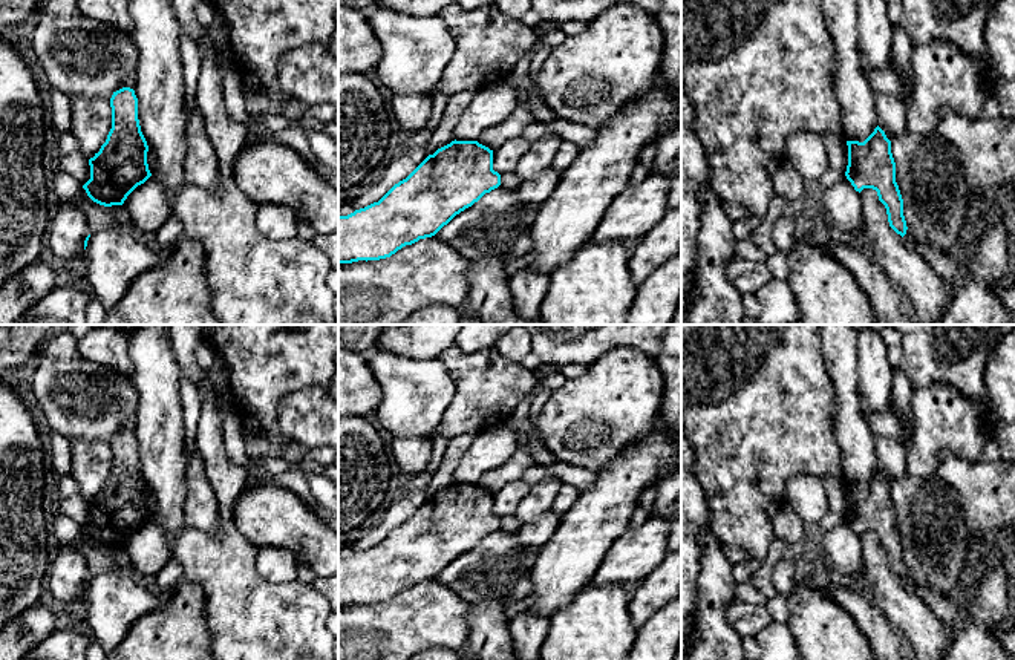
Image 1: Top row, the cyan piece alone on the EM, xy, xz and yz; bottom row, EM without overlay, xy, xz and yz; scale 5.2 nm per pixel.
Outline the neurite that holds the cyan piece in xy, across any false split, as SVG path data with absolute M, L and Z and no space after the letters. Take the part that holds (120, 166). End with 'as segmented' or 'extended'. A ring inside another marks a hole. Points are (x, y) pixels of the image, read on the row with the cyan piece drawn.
M122 87L113 92L110 107L112 129L100 152L89 159L90 179L83 185L87 196L104 207L122 205L152 176L135 90Z | as segmented

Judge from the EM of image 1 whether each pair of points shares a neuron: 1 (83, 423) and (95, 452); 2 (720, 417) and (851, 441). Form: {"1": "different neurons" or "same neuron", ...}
{"1": "different neurons", "2": "different neurons"}

